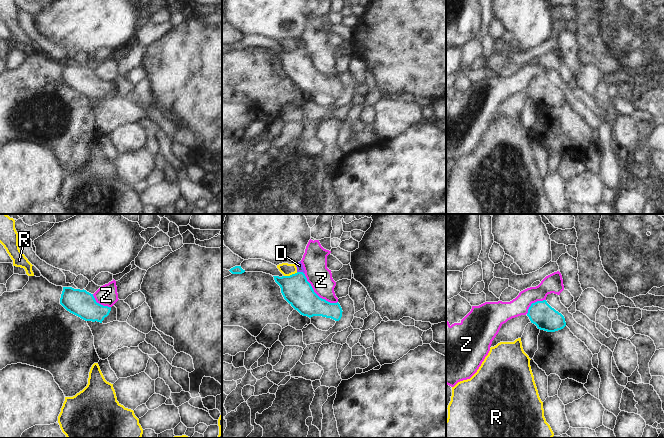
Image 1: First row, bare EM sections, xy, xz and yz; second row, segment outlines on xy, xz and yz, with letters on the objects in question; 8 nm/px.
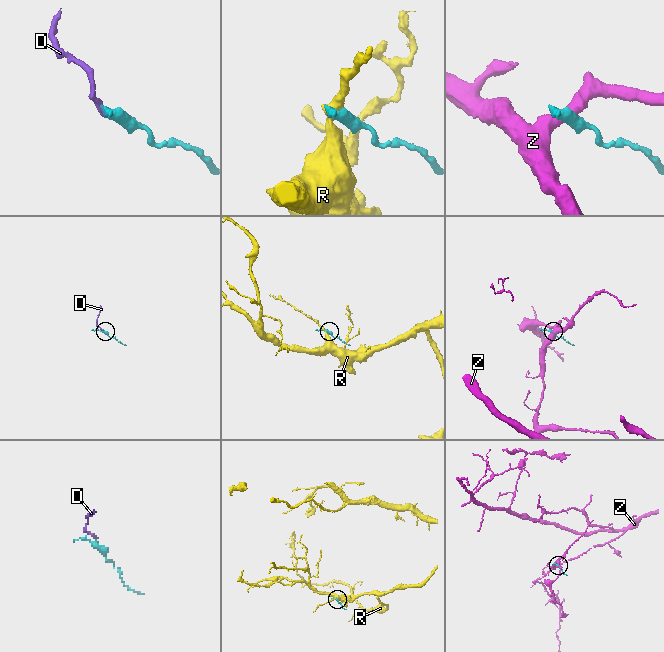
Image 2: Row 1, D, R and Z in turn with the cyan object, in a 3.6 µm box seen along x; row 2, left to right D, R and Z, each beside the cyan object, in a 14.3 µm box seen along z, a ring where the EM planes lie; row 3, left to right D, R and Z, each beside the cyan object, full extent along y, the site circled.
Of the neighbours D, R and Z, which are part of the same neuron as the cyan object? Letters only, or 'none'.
D

